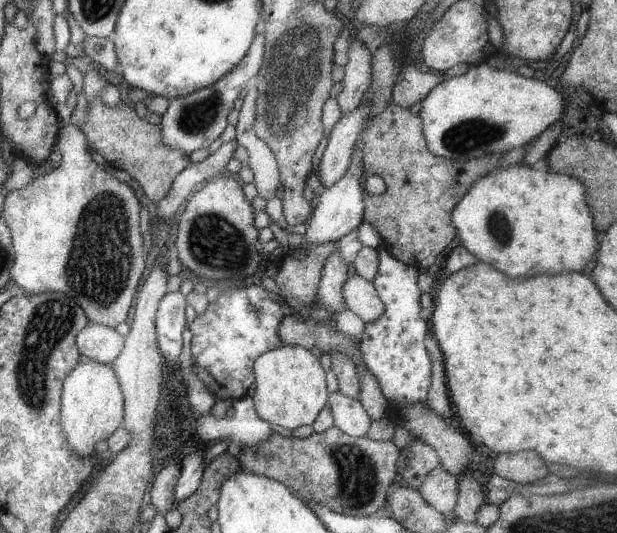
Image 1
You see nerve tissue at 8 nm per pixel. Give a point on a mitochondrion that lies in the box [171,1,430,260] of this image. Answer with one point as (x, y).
(297, 56)

